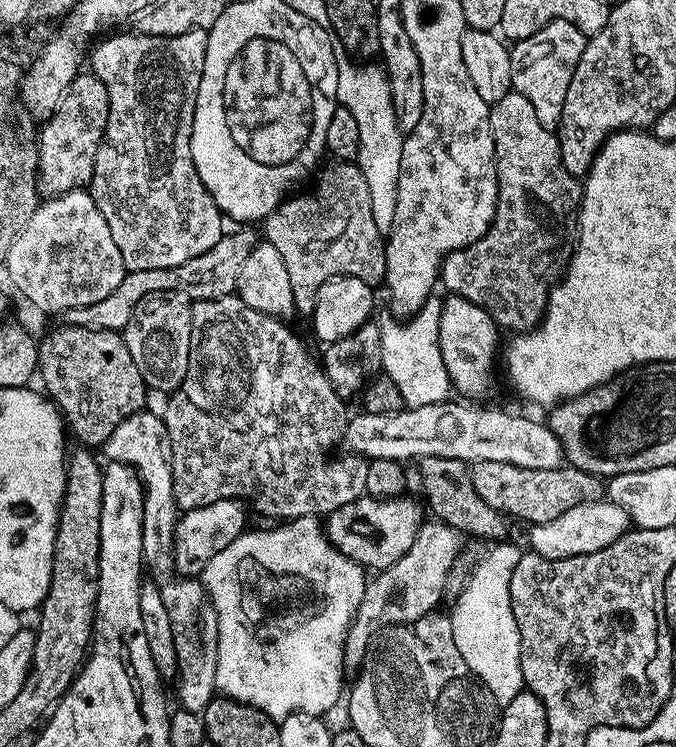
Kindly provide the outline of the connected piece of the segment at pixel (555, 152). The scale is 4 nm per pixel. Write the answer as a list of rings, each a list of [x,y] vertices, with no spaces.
[[[515,91],[508,92],[506,98],[502,98],[497,104],[491,105],[491,110],[490,130],[494,134],[494,142],[496,143],[496,177],[498,178],[496,216],[492,219],[490,230],[486,230],[486,234],[482,234],[482,238],[478,238],[478,242],[466,246],[462,250],[454,250],[445,258],[444,265],[440,268],[439,283],[445,284],[451,295],[466,298],[470,302],[474,302],[474,306],[482,306],[482,310],[486,310],[486,314],[490,314],[490,318],[501,329],[507,330],[509,328],[509,333],[523,334],[535,328],[544,319],[544,311],[548,305],[548,294],[552,291],[552,285],[557,283],[558,274],[563,273],[570,259],[570,229],[580,211],[582,184],[577,177],[572,176],[564,169],[562,154],[560,153],[562,144],[561,141],[556,141],[555,135],[557,133],[551,128],[542,126],[542,122],[538,122],[538,118],[532,115],[528,105],[516,95]]]

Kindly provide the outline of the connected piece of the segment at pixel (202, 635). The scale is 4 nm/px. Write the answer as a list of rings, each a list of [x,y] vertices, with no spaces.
[[[171,575],[162,580],[160,593],[162,602],[166,602],[166,614],[174,633],[174,654],[178,654],[176,696],[180,699],[179,707],[190,712],[203,713],[206,705],[217,695],[218,614],[208,598],[208,591],[199,579]]]

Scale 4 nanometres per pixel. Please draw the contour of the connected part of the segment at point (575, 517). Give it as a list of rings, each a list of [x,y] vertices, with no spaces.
[[[601,498],[594,502],[582,502],[582,506],[574,506],[554,518],[550,522],[533,524],[527,529],[531,551],[551,560],[558,558],[574,558],[578,554],[594,554],[594,550],[602,550],[610,546],[623,532],[629,531],[630,521],[626,510],[612,500]]]

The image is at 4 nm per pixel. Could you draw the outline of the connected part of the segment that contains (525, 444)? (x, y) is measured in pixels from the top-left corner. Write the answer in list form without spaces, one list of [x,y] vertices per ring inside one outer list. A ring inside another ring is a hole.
[[[449,398],[440,404],[409,408],[400,412],[374,414],[365,410],[349,419],[342,444],[349,453],[365,460],[390,458],[401,462],[415,461],[422,456],[454,458],[469,465],[479,460],[510,462],[530,470],[554,470],[565,463],[564,451],[547,423],[528,416],[511,416],[500,408],[479,408],[476,402]]]

